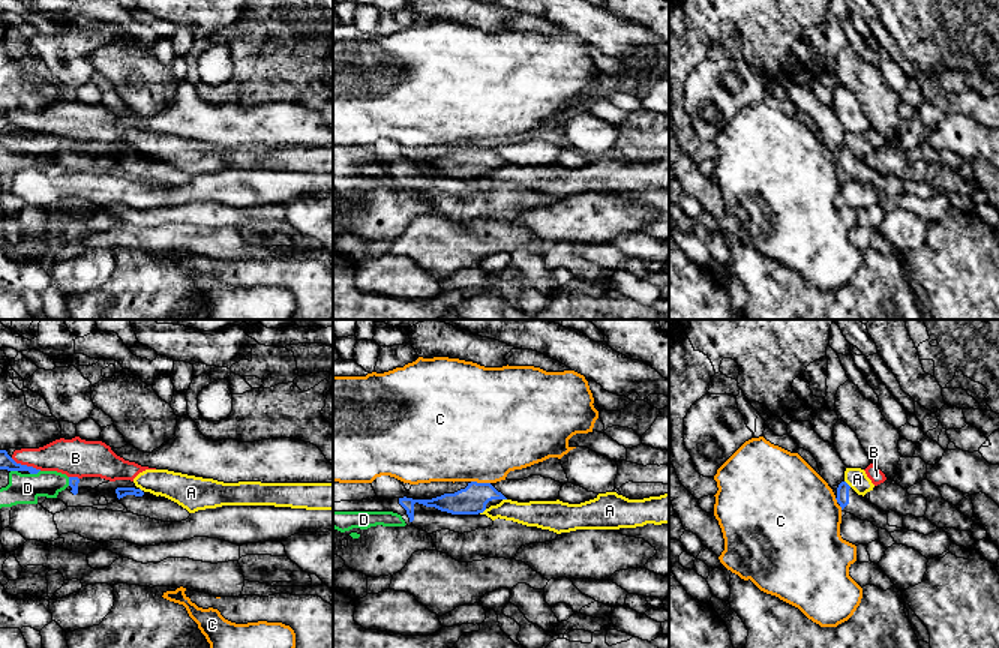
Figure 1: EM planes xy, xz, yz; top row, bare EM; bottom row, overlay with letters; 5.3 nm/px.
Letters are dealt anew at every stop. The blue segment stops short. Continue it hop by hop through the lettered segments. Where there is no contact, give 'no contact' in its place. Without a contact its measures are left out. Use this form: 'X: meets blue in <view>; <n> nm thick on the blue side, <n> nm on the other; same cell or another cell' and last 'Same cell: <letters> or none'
A: meets blue in xz; 150 nm thick on the blue side, 130 nm on the other; another cell
B: meets blue in xy; 80 nm thick on the blue side, 190 nm on the other; another cell
C: meets blue in xz; 150 nm thick on the blue side, 480 nm on the other; another cell
D: meets blue in xy; 80 nm thick on the blue side, 160 nm on the other; another cell
Same cell: none

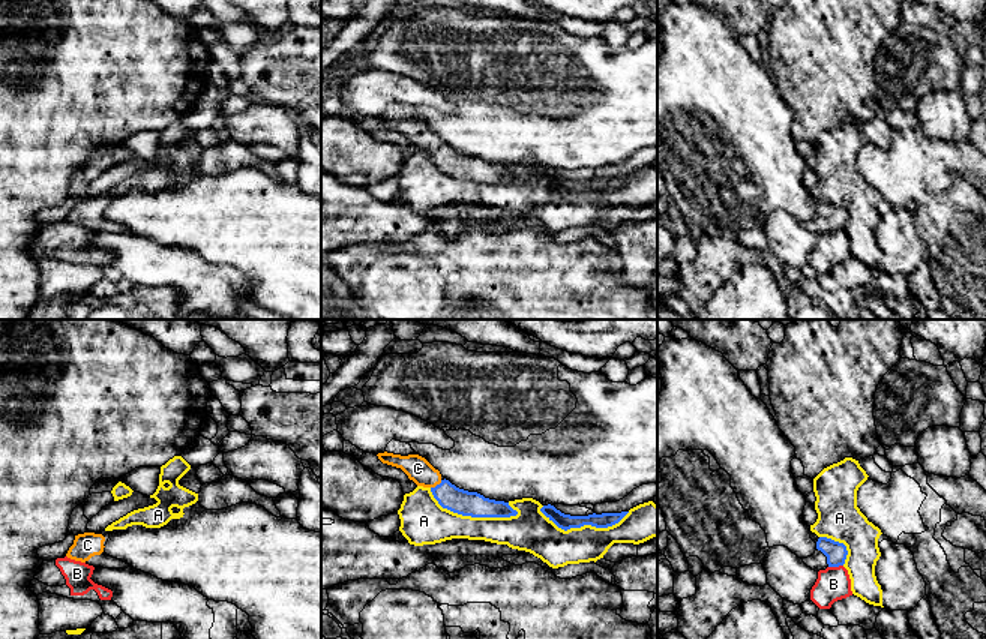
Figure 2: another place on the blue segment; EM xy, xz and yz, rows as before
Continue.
A: meets blue in xz; 130 nm thick on the blue side, 240 nm on the other; another cell
B: meets blue in yz; 120 nm thick on the blue side, 180 nm on the other; another cell
C: meets blue in xz; 130 nm thick on the blue side, 140 nm on the other; same cell
Same cell: C

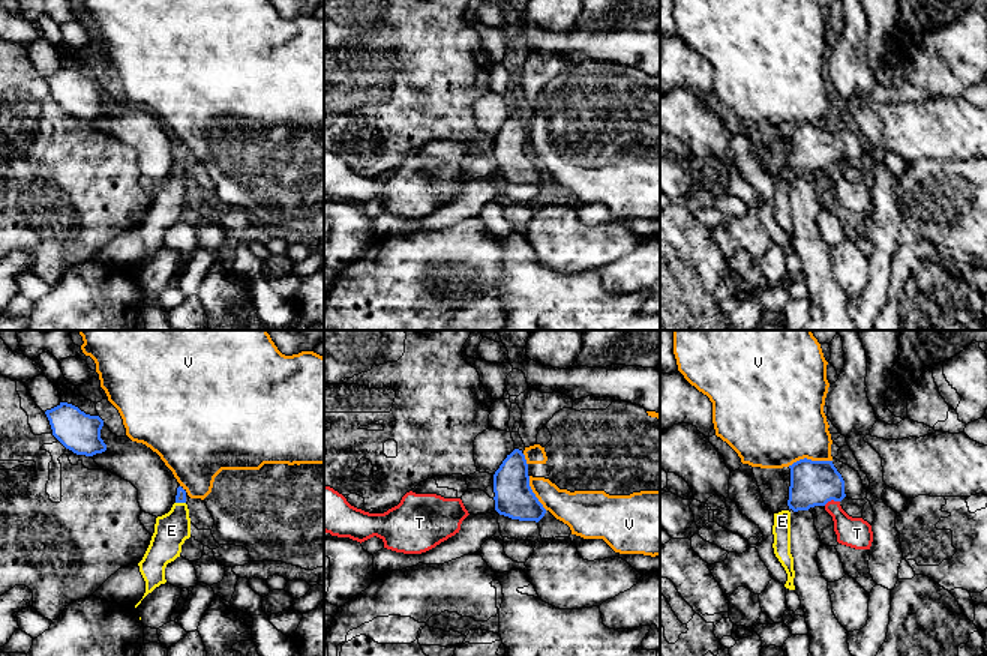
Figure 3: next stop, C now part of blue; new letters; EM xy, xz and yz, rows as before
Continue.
E: meets blue in xy; 60 nm thick on the blue side, 180 nm on the other; same cell
T: meets blue in yz; 240 nm thick on the blue side, 160 nm on the other; another cell
V: meets blue in yz; 240 nm thick on the blue side, 440 nm on the other; another cell
Same cell: E

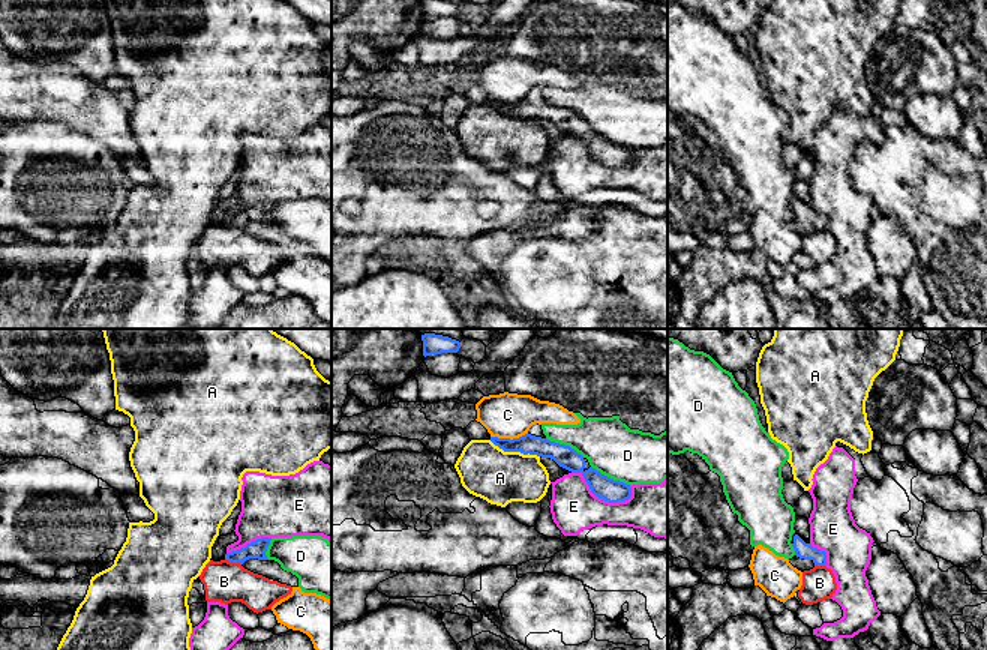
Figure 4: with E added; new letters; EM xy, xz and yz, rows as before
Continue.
A: meets blue in xz; 110 nm thick on the blue side, 280 nm on the other; another cell
B: meets blue in xy; 100 nm thick on the blue side, 220 nm on the other; another cell
C: meets blue in xz; 100 nm thick on the blue side, 240 nm on the other; another cell
D: meets blue in xz; 120 nm thick on the blue side, 280 nm on the other; another cell
E: meets blue in xz; 120 nm thick on the blue side, 240 nm on the other; another cell
Same cell: none

